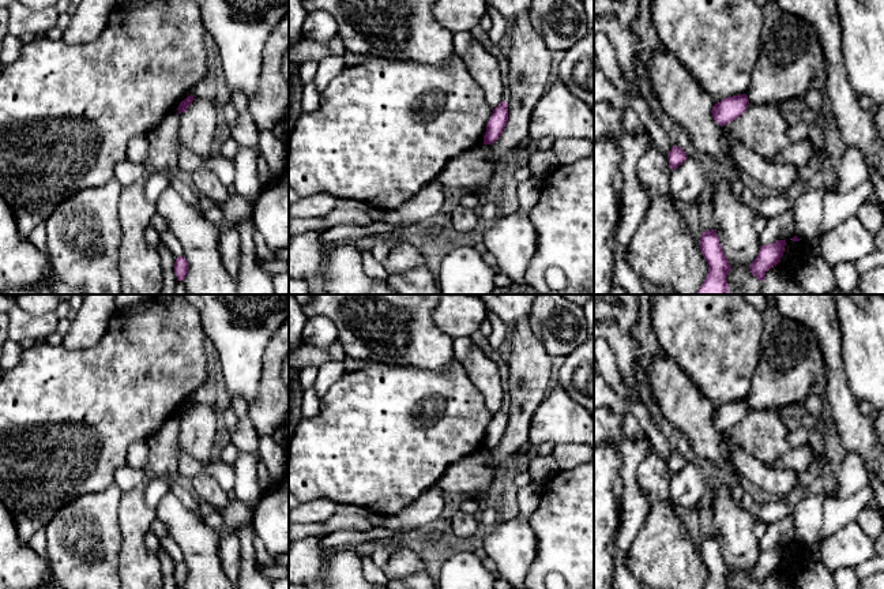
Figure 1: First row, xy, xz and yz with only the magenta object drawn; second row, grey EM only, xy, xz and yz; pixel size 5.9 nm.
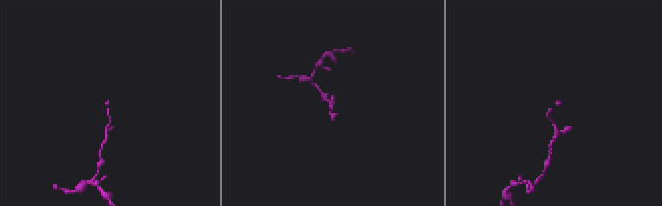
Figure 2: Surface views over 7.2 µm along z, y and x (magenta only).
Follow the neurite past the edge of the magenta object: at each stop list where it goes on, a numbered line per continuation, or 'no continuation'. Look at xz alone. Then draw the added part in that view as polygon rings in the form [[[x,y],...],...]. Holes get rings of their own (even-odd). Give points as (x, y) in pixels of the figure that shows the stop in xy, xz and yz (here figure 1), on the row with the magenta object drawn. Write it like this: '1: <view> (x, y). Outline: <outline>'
no continuation

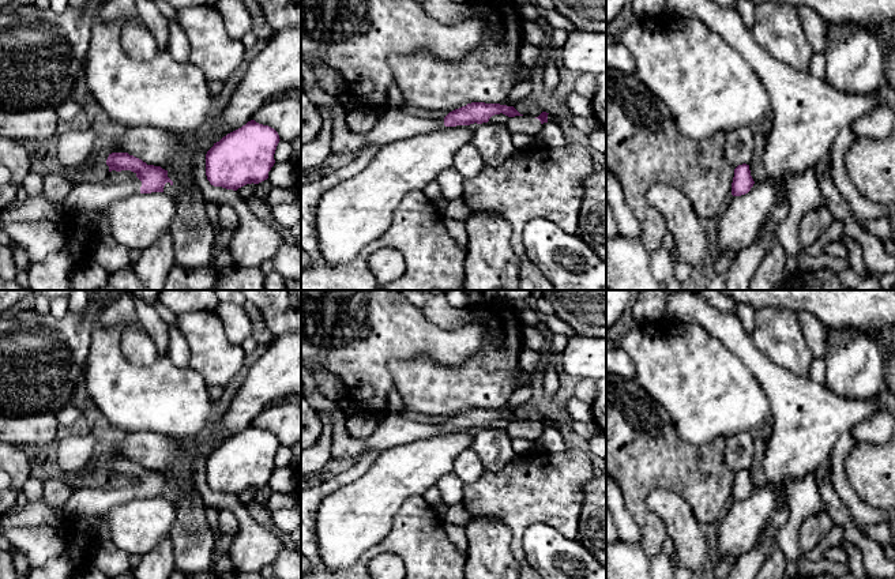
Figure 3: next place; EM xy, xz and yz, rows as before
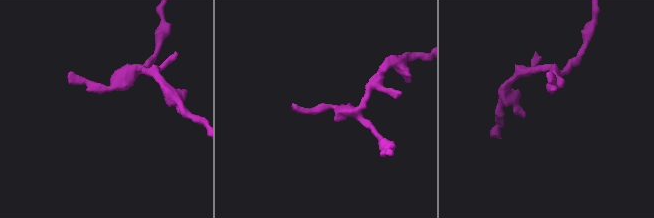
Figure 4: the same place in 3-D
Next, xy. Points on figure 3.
1: xy (83, 198). Outline: [[[136,178],[121,183],[76,184],[67,195],[63,208],[68,214],[99,213],[114,200],[139,193],[142,181]]]

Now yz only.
no continuation

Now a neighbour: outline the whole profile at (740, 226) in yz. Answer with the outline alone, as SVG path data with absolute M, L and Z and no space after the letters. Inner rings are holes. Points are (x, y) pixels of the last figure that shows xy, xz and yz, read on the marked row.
M768 177L755 183L748 193L733 196L721 215L714 251L738 253L756 242L774 204L786 196L787 188Z

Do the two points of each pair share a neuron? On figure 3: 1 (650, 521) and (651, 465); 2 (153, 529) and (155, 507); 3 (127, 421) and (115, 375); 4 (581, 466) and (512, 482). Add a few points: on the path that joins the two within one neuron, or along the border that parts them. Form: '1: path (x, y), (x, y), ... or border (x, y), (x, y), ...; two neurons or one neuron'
1: path (639, 507), (639, 478); one neuron
2: path (153, 523), (155, 512); one neuron
3: path (127, 410), (127, 395), (117, 386); one neuron
4: path (564, 474), (553, 482), (529, 482); one neuron

